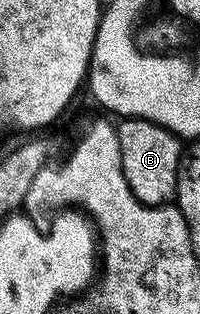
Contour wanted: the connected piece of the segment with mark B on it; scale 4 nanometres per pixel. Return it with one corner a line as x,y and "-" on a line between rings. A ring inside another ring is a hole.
123,118
117,129
120,161
124,165
128,189
132,189
135,197
149,207
169,204
178,193
178,166
184,150
183,140
147,119

